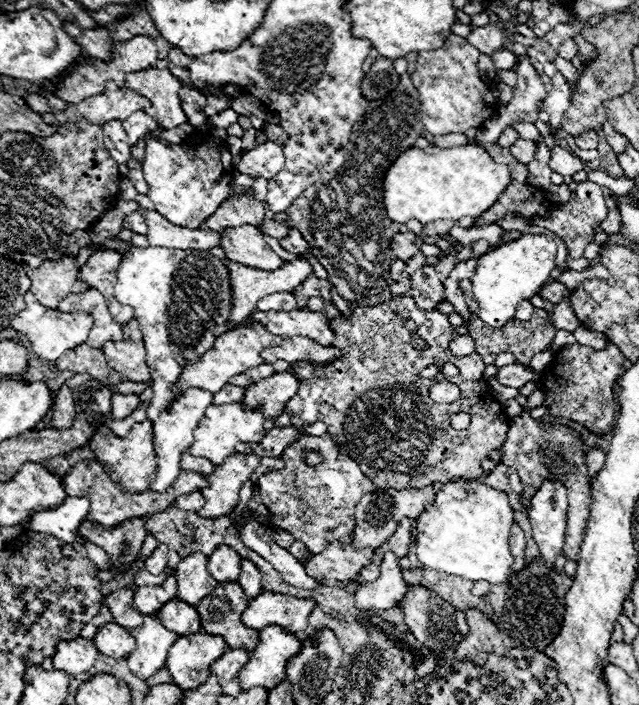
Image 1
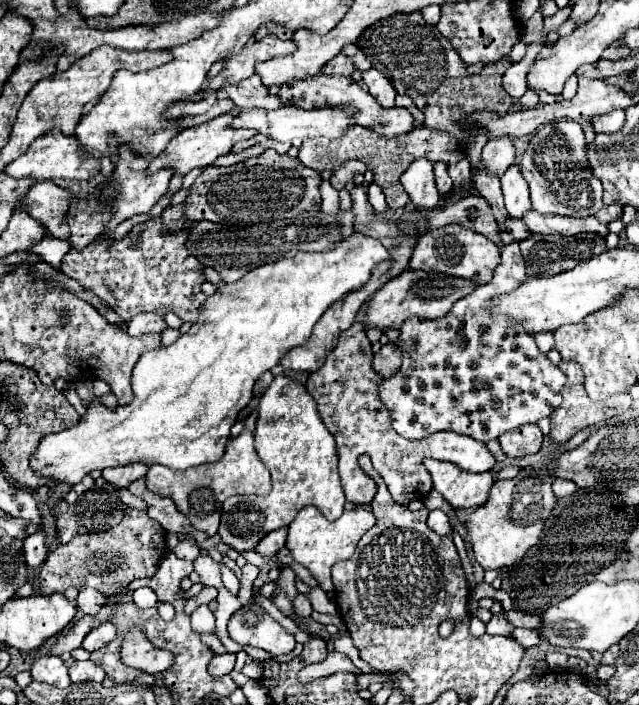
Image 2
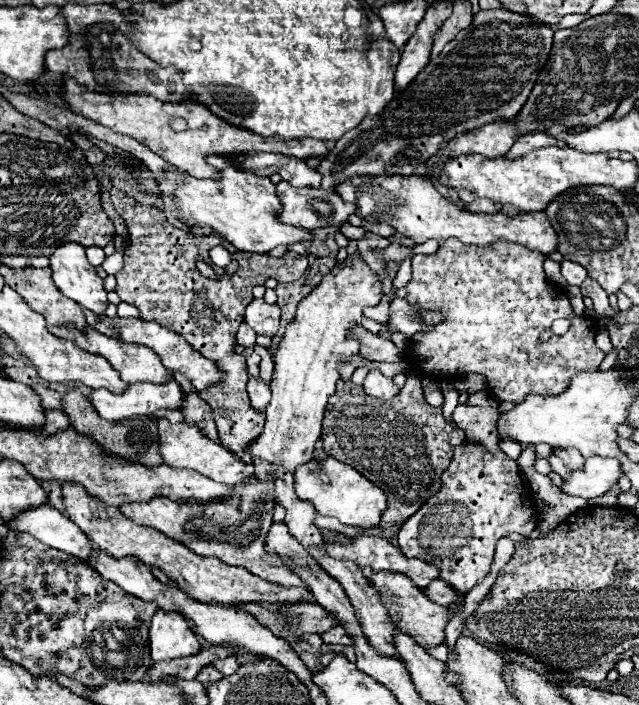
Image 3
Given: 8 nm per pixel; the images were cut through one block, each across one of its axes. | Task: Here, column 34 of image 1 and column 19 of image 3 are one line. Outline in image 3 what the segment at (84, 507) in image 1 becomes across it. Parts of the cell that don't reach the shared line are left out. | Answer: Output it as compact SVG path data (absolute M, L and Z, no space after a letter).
M48 504L38 506L38 510L26 510L26 514L18 514L18 518L10 518L10 522L2 524L10 530L26 532L38 538L42 544L78 556L82 560L86 560L92 552L92 544L86 534L78 530L78 526L60 510Z

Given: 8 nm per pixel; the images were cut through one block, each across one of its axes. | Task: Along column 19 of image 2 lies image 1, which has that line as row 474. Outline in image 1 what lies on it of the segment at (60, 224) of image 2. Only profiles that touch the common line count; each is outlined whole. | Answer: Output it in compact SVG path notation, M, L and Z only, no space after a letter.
M188 452L182 454L182 462L180 462L180 468L182 470L192 470L192 472L200 472L204 476L212 474L216 470L216 466L212 466L212 462L204 460L204 458L198 458L198 456L192 456Z

